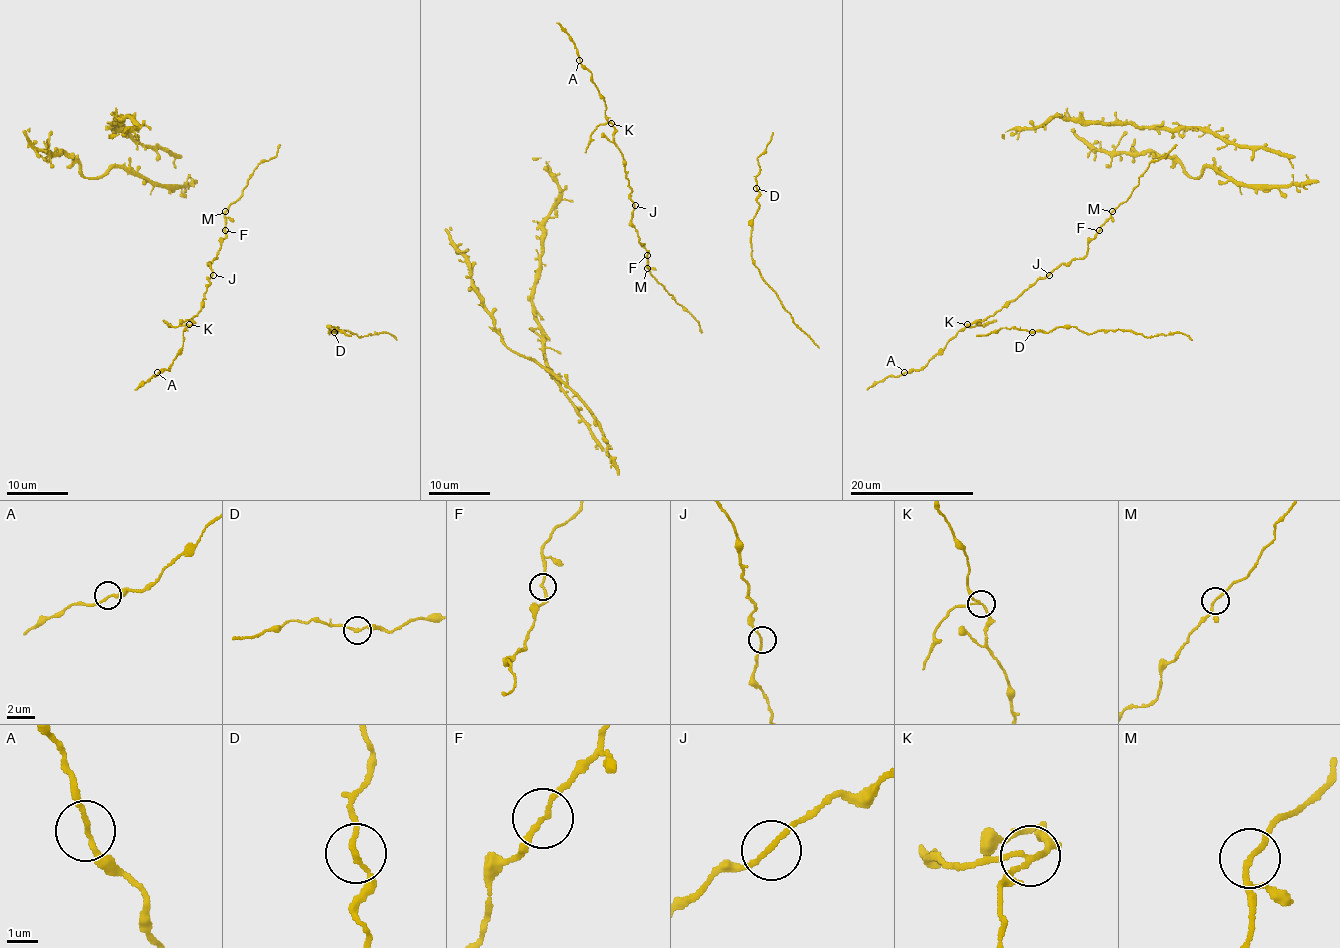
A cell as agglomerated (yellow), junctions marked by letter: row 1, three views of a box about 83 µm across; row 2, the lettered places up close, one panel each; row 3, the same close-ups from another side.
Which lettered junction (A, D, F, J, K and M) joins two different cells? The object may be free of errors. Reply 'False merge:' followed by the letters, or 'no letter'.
False merge: K

